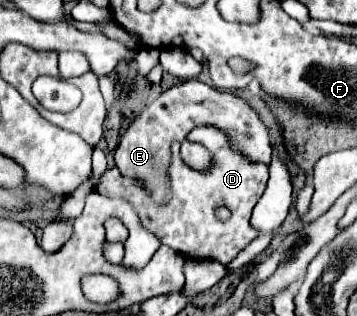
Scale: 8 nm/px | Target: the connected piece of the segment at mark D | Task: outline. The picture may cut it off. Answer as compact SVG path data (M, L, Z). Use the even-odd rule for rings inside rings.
M201 125L195 127L187 141L195 141L205 145L215 159L215 167L209 173L199 173L187 167L179 157L179 141L171 143L171 161L167 167L167 179L171 197L165 205L157 205L147 187L135 177L123 177L117 167L111 167L99 175L95 181L95 191L103 195L121 195L125 197L137 211L141 225L151 231L163 245L175 249L177 253L189 255L187 259L213 259L219 263L229 263L237 257L241 249L245 249L253 239L261 233L251 225L251 211L263 189L267 185L267 165L247 161L247 157L231 147L229 137L215 127ZM217 209L229 209L229 219L219 219Z

